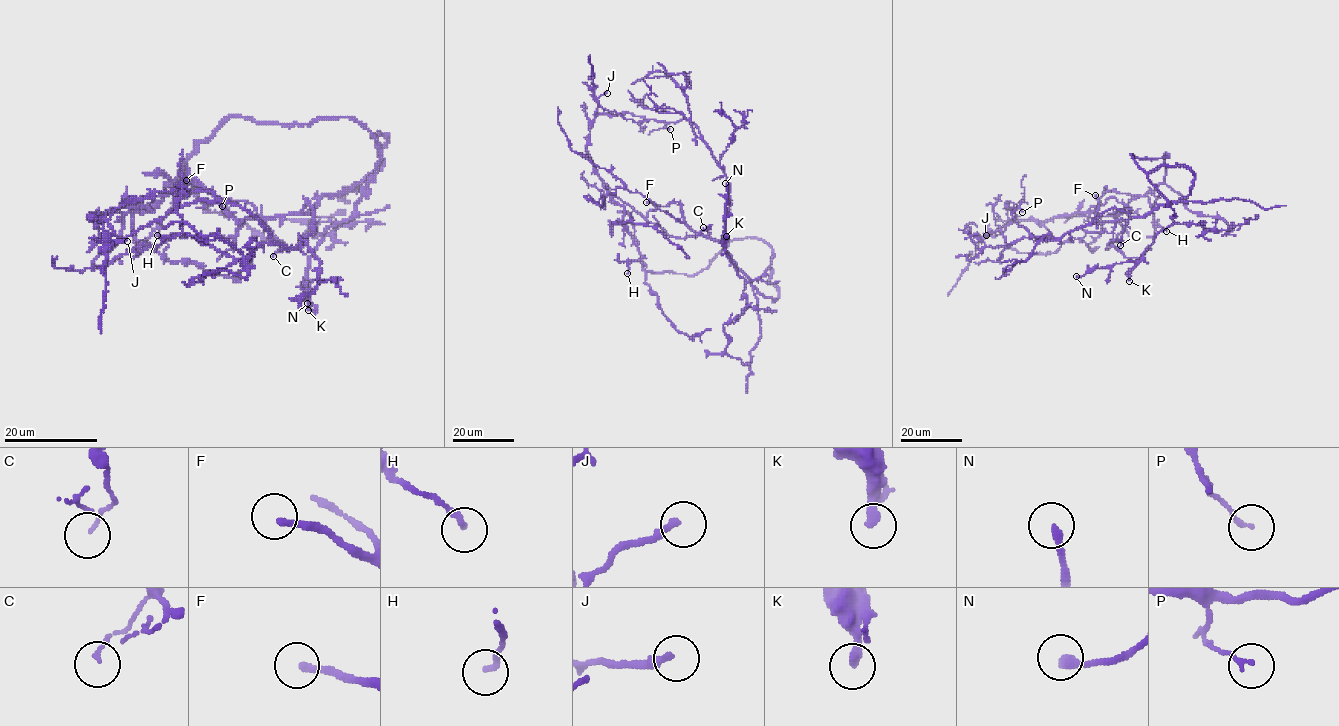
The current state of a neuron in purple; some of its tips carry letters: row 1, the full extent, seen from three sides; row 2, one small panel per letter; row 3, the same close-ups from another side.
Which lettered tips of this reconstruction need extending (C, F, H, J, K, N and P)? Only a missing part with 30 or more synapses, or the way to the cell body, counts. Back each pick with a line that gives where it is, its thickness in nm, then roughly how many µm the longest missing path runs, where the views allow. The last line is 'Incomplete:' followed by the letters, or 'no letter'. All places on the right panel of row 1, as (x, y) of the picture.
F: Place: (1095, 195). Thickness 220 nm. Missing length about 50 µm
K: Place: (1129, 281). Thickness 320 nm. Missing length about 50 µm
Incomplete: F, K

